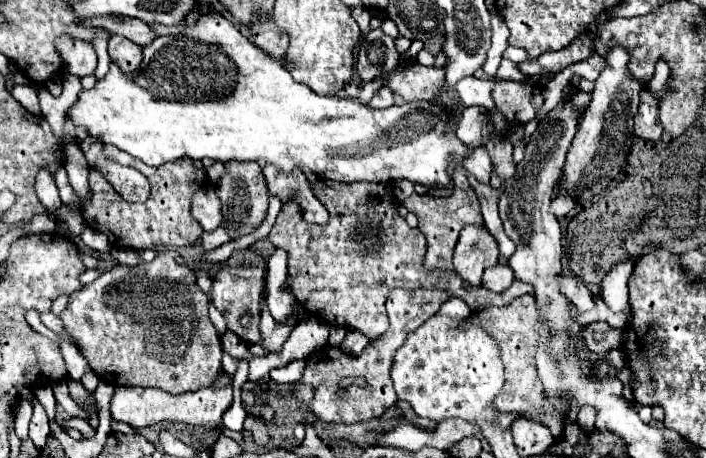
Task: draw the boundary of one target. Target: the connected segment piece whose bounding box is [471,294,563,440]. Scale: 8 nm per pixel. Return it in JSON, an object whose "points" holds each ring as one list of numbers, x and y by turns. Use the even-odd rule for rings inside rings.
{"points":[[529,294,515,298,507,306,489,306,483,310,475,310,471,314,473,324,481,326,491,338,495,338,501,350,501,360,505,364,505,384,501,392,497,394,497,398,493,398,493,406,505,412,521,410,527,418,549,426,553,436,559,440,561,430,563,430,563,418,557,414,551,414,551,408,547,408,547,404,543,402,543,386,541,386,541,380,537,376,535,362,533,362,533,346,535,346,533,326,537,322,537,316,539,314,535,310,535,300]]}

